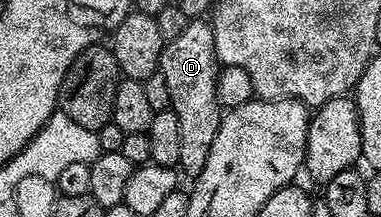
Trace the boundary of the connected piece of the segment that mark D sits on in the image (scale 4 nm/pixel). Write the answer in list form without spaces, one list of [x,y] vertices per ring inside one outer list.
[[[194,18],[177,38],[165,41],[160,71],[168,82],[170,107],[180,120],[180,158],[177,167],[183,177],[197,178],[208,162],[208,153],[222,125],[224,109],[218,102],[220,61],[216,54],[214,26],[209,19]]]

